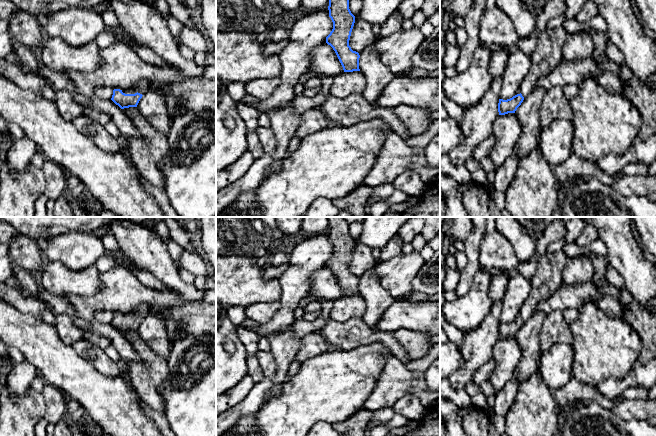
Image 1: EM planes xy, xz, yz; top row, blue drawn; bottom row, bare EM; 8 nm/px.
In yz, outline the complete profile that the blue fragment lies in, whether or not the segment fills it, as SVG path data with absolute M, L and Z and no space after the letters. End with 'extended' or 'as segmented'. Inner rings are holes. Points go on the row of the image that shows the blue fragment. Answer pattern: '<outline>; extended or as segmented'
M563 26L547 28L540 33L531 55L532 65L521 84L520 93L507 100L499 99L499 115L515 113L524 98L535 88L536 81L554 70L563 59L562 48L569 35Z; extended

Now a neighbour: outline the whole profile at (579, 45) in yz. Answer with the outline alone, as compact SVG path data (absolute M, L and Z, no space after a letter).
M585 31L570 34L562 48L563 58L568 61L591 58L593 52L594 43Z

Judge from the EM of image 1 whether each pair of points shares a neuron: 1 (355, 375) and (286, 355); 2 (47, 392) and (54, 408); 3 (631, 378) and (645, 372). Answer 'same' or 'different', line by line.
1: different
2: same
3: same

